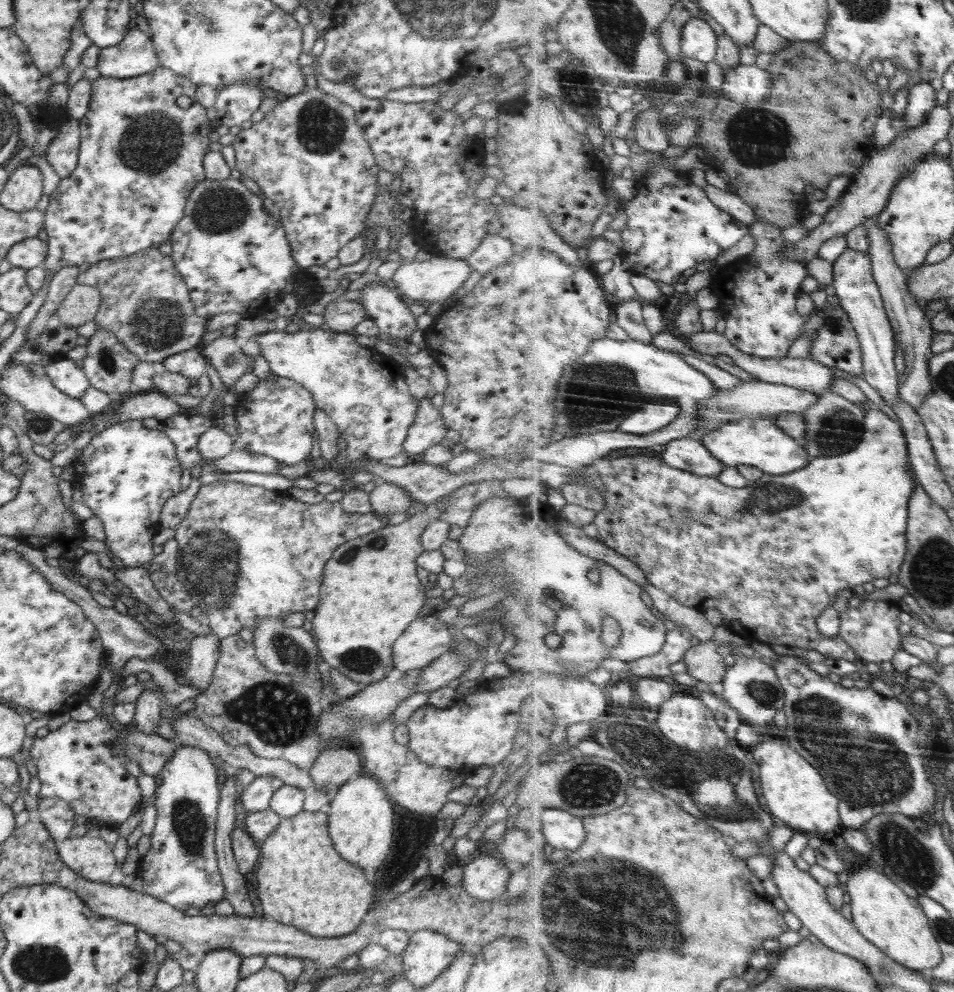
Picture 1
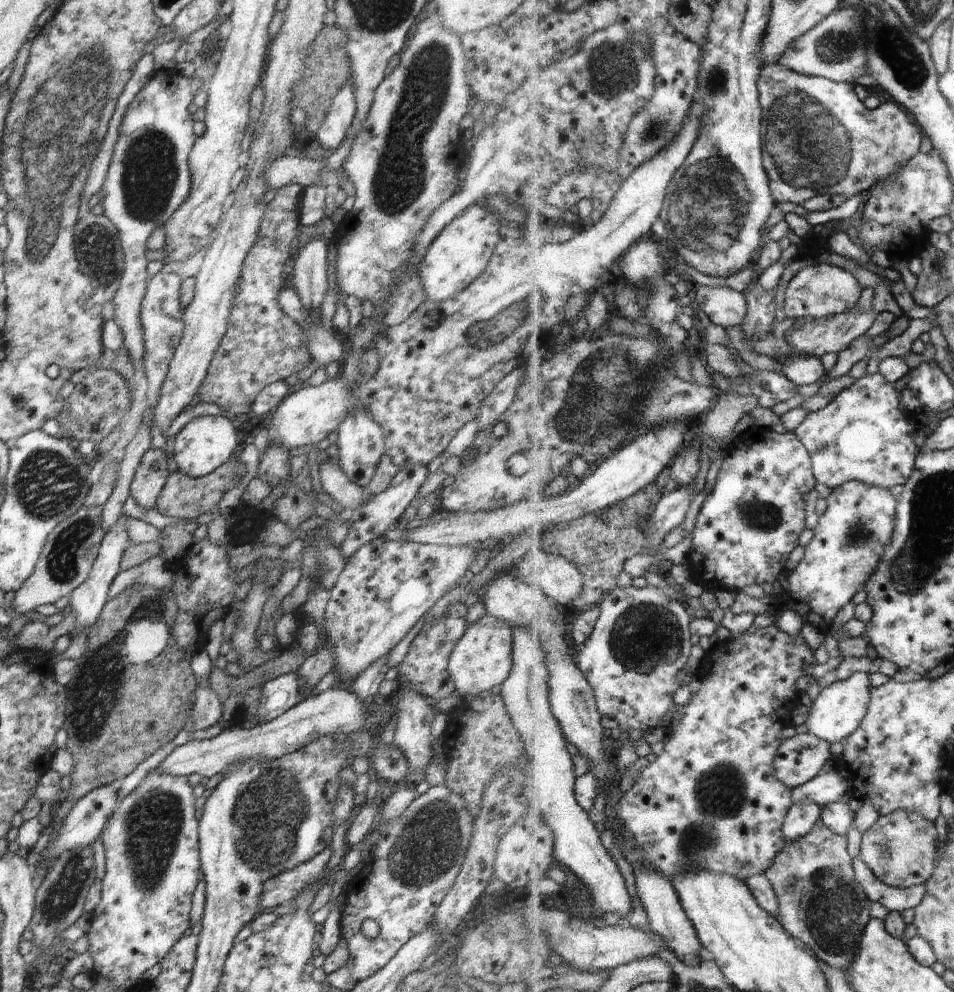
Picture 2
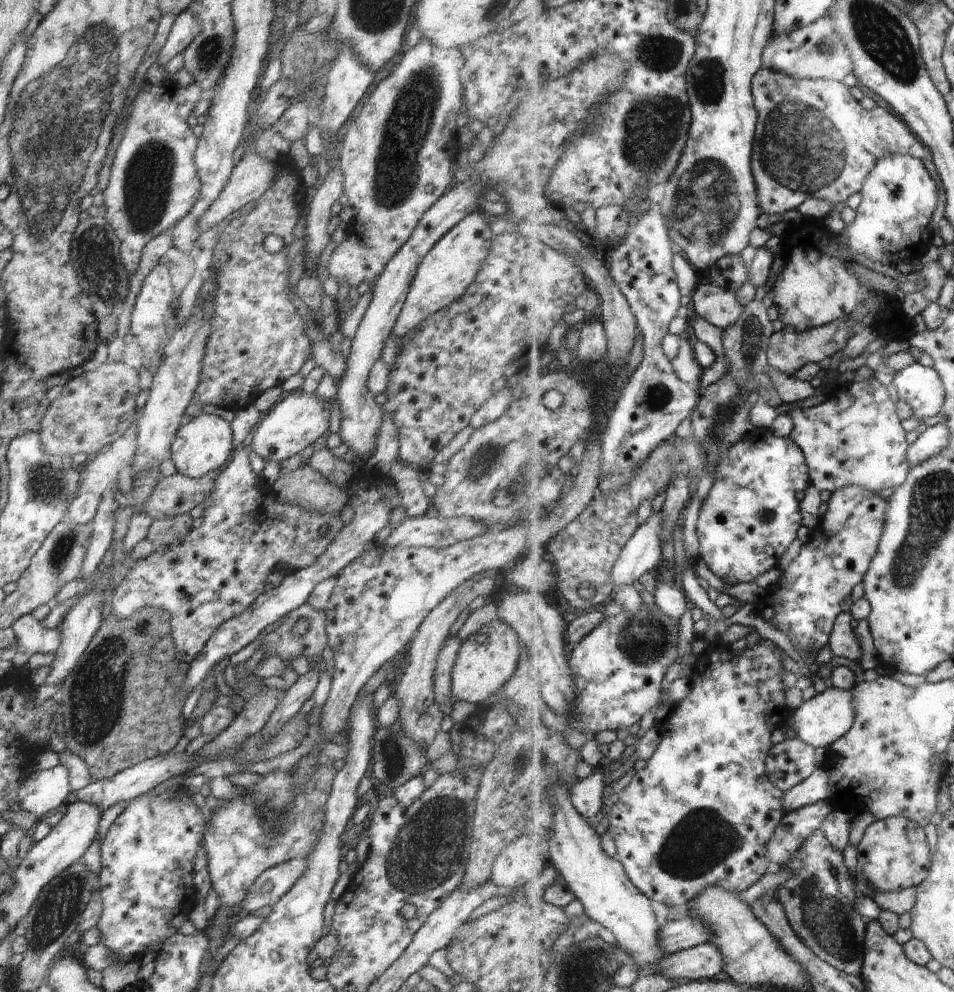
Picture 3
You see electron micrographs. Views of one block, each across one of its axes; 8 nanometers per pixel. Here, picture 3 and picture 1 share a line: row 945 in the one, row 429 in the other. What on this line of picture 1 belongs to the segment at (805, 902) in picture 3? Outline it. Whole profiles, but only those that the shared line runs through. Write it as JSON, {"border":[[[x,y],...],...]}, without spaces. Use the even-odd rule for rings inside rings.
{"border":[[[831,390],[826,392],[824,398],[820,398],[820,402],[809,408],[805,416],[808,428],[808,442],[805,446],[810,452],[811,461],[848,454],[860,446],[867,433],[866,416],[857,403]]]}

